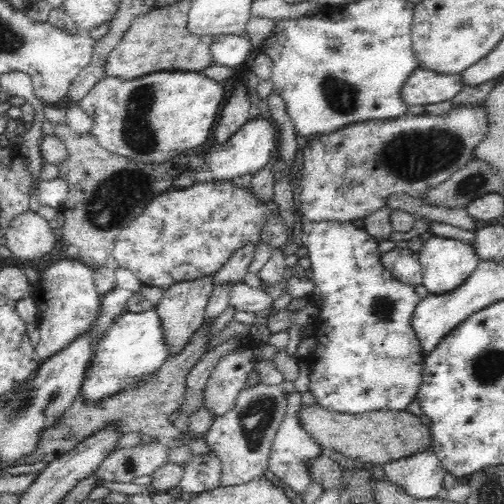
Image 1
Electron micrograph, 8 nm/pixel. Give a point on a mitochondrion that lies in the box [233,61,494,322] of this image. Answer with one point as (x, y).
(412, 156)

